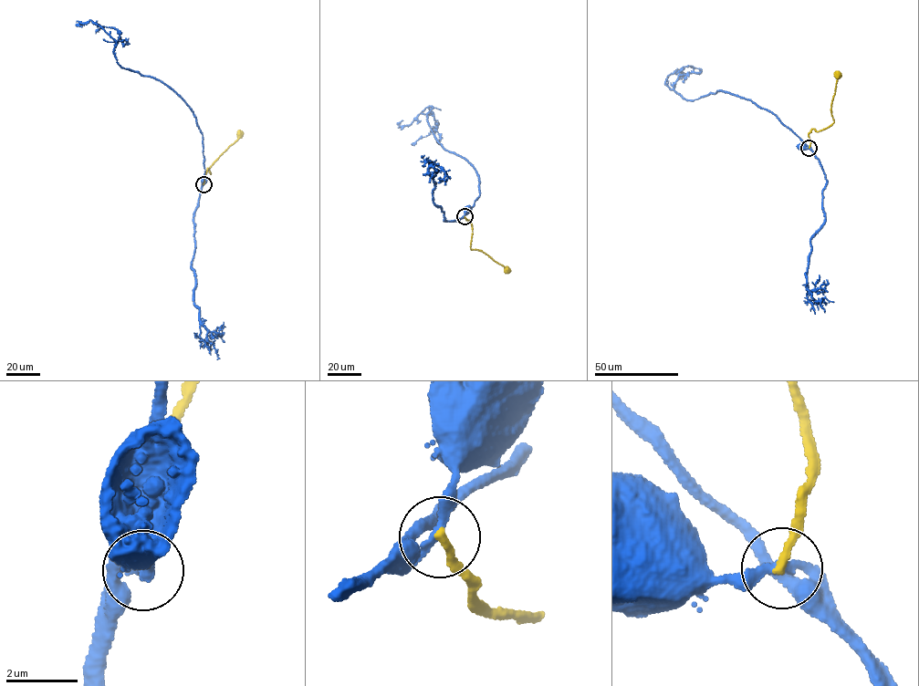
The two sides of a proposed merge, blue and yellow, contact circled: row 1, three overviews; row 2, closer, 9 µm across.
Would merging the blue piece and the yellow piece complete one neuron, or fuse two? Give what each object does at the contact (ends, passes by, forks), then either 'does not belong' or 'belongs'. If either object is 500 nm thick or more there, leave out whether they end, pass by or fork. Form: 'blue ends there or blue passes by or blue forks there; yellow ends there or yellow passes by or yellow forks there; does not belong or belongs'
blue passes by; yellow ends there; does not belong

